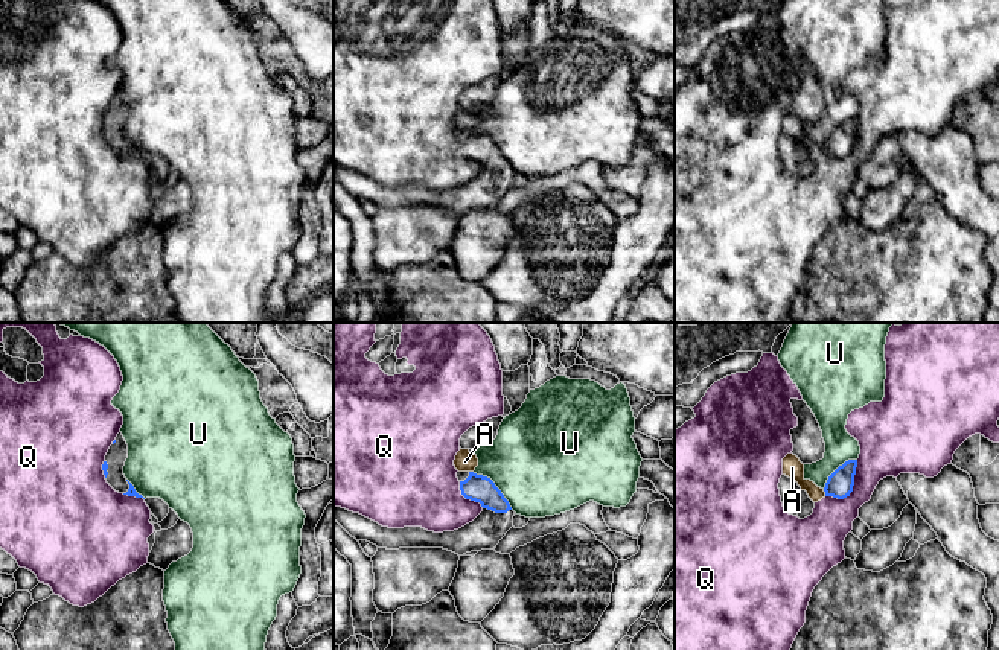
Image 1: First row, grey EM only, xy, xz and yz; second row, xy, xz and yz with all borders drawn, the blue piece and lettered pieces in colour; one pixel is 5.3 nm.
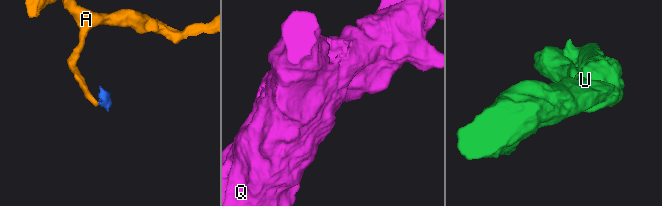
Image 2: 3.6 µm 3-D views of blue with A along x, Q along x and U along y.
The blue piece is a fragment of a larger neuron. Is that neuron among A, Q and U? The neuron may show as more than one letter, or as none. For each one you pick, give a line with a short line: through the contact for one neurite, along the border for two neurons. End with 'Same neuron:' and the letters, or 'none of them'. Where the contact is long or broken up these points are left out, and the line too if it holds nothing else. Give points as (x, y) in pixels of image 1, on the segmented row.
Same neuron: none of them

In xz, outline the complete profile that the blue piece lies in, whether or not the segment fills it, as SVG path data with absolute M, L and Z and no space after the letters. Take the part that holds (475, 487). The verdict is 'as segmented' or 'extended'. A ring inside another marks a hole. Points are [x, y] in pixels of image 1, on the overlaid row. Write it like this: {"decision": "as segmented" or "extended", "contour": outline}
{"decision": "extended", "contour": "M457 472L457 478L461 495L483 507L472 522L458 530L434 533L422 527L388 528L341 507L334 507L334 519L356 540L367 540L378 548L443 548L458 556L496 548L513 527L515 511L490 478L474 472Z"}

